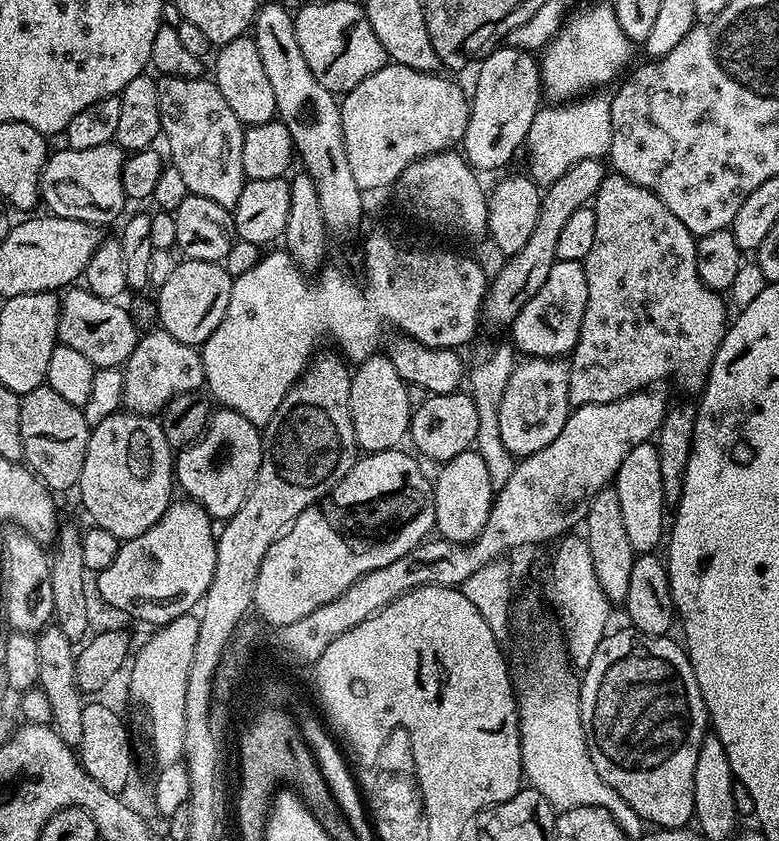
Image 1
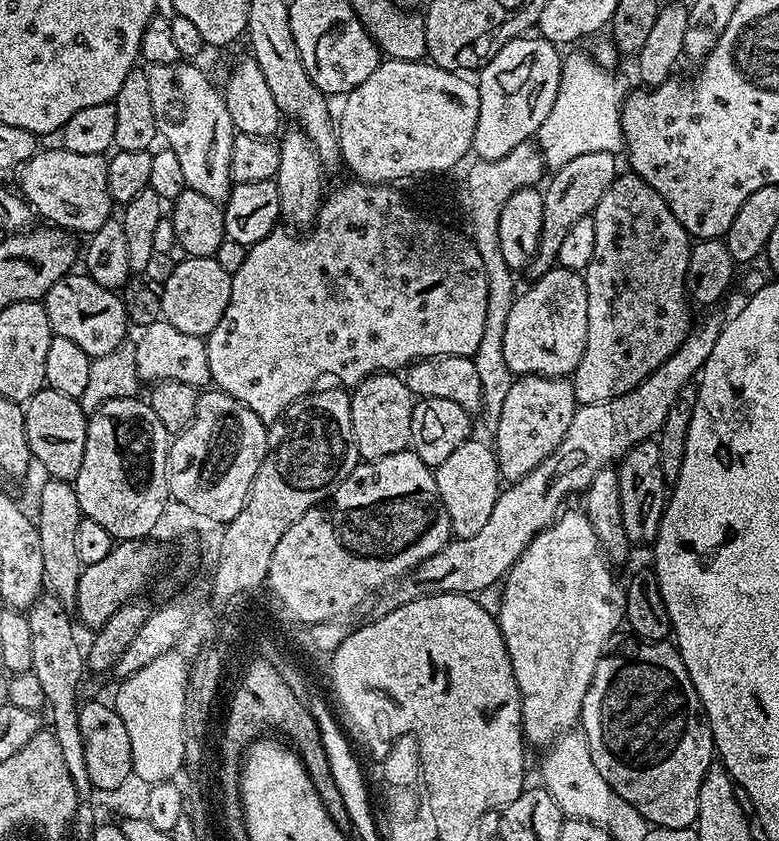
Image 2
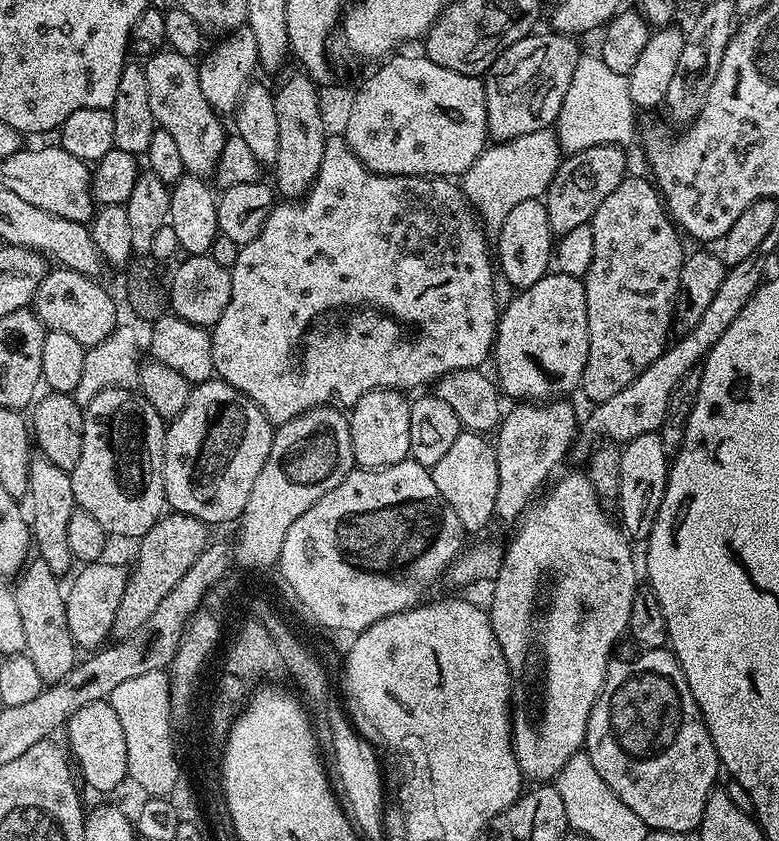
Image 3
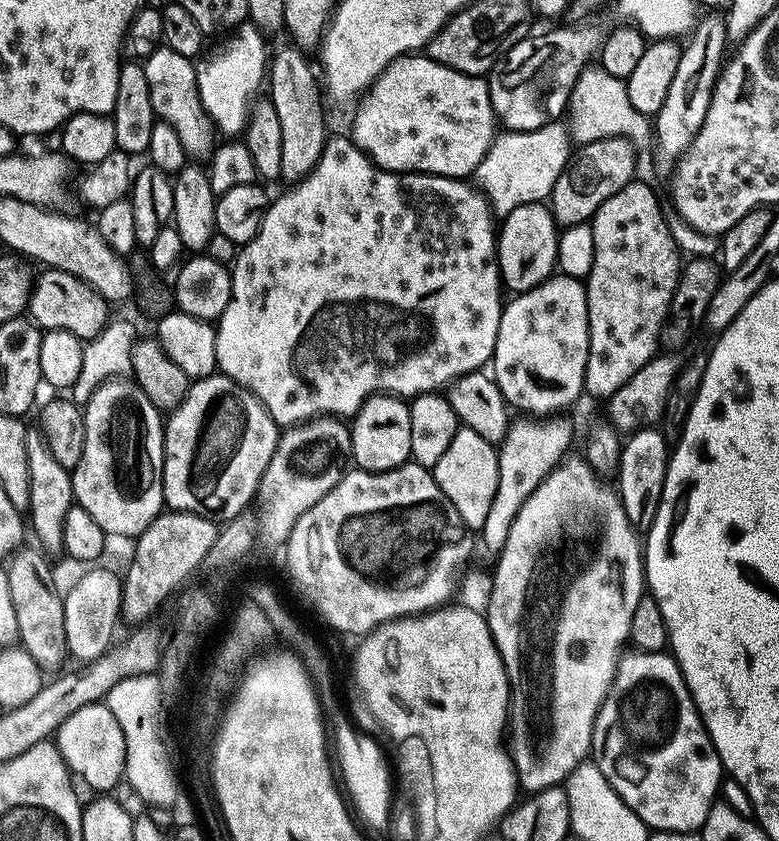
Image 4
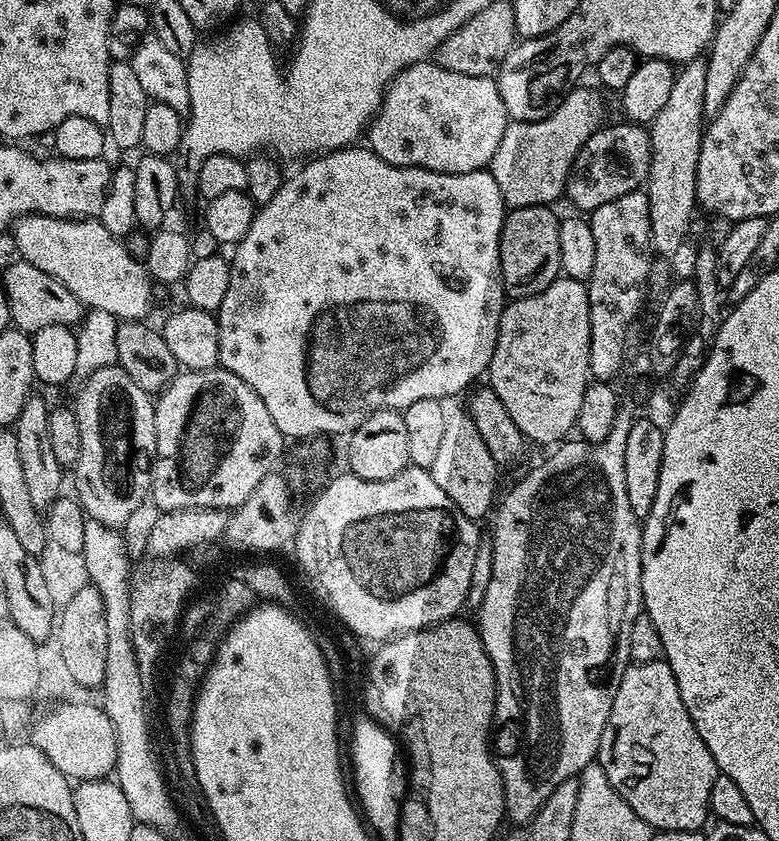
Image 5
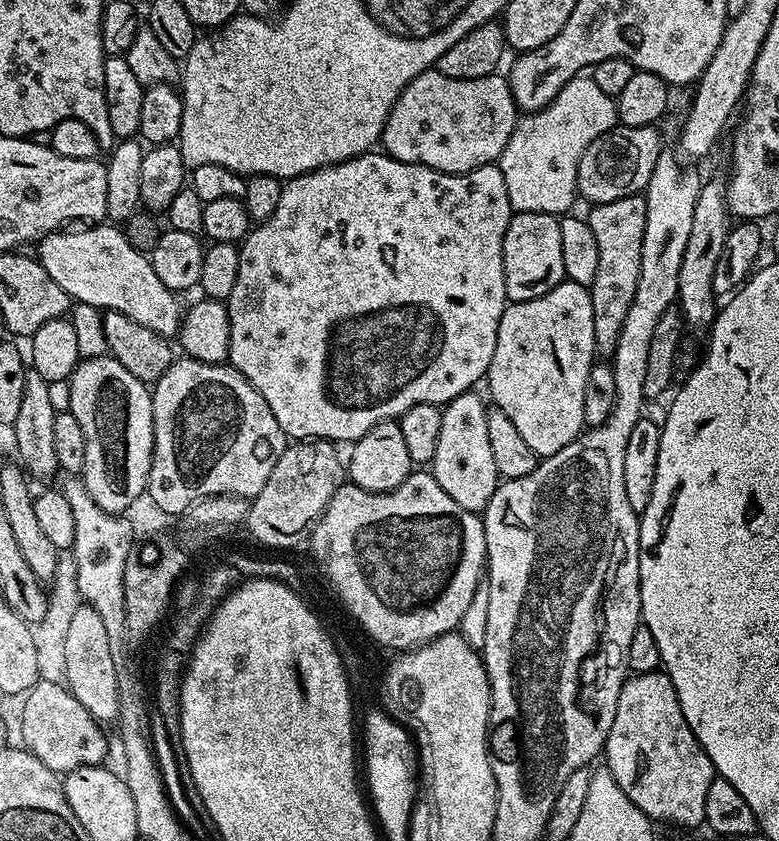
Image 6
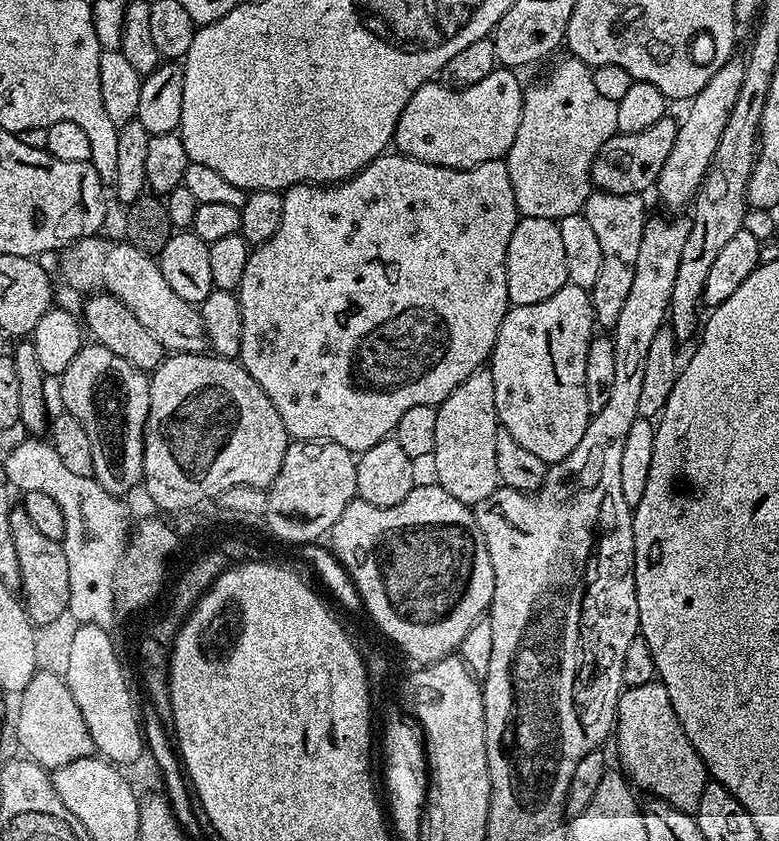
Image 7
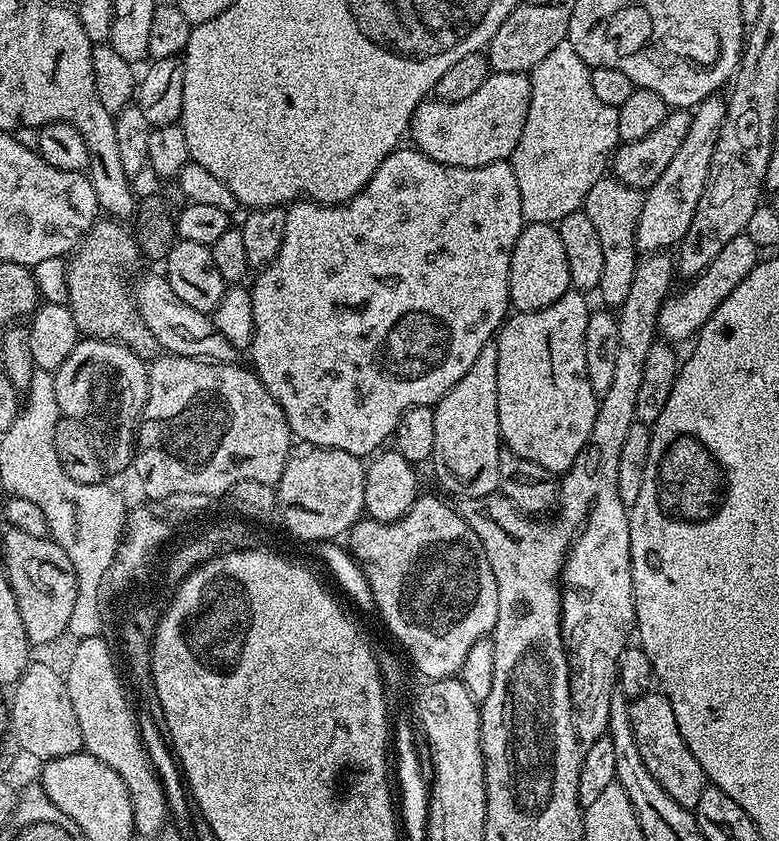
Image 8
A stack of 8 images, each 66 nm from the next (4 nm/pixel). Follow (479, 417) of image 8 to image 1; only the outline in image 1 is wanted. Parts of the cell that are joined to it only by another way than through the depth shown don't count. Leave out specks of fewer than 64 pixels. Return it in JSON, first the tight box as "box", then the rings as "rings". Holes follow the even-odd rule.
{"box":[432,450,494,544],"rings":[[[475,450],[466,451],[454,458],[445,460],[439,465],[439,468],[440,473],[434,476],[432,490],[434,514],[436,515],[435,531],[443,539],[455,544],[468,544],[478,538],[480,531],[486,526],[486,518],[490,518],[490,510],[494,499],[494,489],[490,482],[490,470],[486,468],[486,462],[482,458],[482,454],[478,454]]]}

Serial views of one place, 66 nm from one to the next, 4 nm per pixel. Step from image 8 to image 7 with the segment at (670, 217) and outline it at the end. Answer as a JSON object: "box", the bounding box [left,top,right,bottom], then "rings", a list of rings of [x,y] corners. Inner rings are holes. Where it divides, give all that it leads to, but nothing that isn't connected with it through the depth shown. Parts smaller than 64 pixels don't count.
{"box":[654,60,744,209],"rings":[[[728,60],[687,105],[688,113],[684,120],[679,121],[680,129],[674,138],[674,146],[670,149],[666,166],[662,166],[662,174],[654,185],[654,192],[660,195],[660,200],[666,207],[687,209],[695,201],[696,191],[704,183],[704,176],[714,158],[714,150],[718,150],[722,130],[726,130],[726,122],[730,122],[730,110],[734,110],[734,102],[738,102],[743,77],[744,60]]]}

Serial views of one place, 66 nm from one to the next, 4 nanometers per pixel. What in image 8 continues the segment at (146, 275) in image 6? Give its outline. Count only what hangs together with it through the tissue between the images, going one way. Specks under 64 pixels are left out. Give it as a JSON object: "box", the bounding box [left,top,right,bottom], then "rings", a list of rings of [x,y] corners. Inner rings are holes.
{"box":[134,275,238,364],"rings":[[[167,275],[144,276],[134,284],[134,299],[142,314],[142,322],[150,326],[150,334],[159,342],[165,353],[174,356],[195,356],[198,360],[210,360],[218,364],[234,364],[238,360],[238,350],[212,325],[211,315],[186,306],[174,290],[170,290]]]}

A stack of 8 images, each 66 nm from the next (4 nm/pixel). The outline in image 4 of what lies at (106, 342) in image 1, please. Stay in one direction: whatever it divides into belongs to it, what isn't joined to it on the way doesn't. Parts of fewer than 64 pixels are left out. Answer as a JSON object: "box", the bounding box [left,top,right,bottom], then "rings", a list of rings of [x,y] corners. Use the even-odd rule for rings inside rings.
{"box":[26,268,110,342],"rings":[[[50,268],[41,273],[41,276],[35,277],[28,294],[26,312],[32,323],[37,328],[50,332],[66,330],[85,342],[99,335],[110,319],[109,301],[98,295],[88,284],[83,284],[78,278],[74,278],[62,270]]]}

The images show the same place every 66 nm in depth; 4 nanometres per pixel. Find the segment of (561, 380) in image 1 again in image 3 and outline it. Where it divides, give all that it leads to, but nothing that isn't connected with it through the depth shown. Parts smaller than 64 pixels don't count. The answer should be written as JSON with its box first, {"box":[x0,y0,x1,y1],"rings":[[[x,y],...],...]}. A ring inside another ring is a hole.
{"box":[494,398,576,521],"rings":[[[553,398],[547,402],[516,402],[509,412],[507,409],[503,413],[494,436],[500,479],[496,499],[496,516],[499,519],[515,521],[529,505],[528,498],[540,483],[563,462],[576,436],[576,412],[568,402],[564,398]]]}

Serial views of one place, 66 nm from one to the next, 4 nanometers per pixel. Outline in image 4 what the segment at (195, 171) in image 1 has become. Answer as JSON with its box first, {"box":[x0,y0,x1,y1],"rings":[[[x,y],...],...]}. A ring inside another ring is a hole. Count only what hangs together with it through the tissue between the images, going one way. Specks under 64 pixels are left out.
{"box":[143,46,218,157],"rings":[[[161,46],[143,61],[143,65],[146,70],[146,82],[150,86],[150,102],[154,106],[157,117],[174,126],[174,130],[178,130],[178,138],[182,138],[182,146],[189,157],[207,157],[218,143],[218,134],[198,94],[196,64],[189,57]]]}

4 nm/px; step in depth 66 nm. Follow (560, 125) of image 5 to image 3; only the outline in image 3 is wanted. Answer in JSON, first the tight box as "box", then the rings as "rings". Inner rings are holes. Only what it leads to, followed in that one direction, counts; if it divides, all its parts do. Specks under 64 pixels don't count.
{"box":[462,130,562,233],"rings":[[[552,130],[493,143],[485,147],[478,159],[464,172],[462,177],[464,196],[468,203],[475,207],[483,227],[489,233],[499,233],[502,222],[506,222],[506,214],[510,214],[510,210],[514,210],[518,202],[543,197],[548,191],[548,183],[558,170],[561,159],[562,149],[555,131]]]}

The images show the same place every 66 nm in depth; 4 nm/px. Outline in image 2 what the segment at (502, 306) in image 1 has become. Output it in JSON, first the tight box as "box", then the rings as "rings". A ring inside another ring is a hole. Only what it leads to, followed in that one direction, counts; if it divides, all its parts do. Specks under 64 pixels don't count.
{"box":[526,151,616,277],"rings":[[[595,151],[590,154],[579,154],[561,168],[555,169],[547,181],[548,188],[543,189],[544,201],[542,202],[542,234],[540,235],[540,250],[536,253],[532,263],[528,265],[526,272],[529,277],[541,276],[543,272],[549,272],[556,264],[558,249],[562,246],[566,233],[570,226],[578,222],[580,216],[591,216],[596,211],[598,202],[602,202],[602,194],[610,190],[610,186],[616,180],[615,152]]]}

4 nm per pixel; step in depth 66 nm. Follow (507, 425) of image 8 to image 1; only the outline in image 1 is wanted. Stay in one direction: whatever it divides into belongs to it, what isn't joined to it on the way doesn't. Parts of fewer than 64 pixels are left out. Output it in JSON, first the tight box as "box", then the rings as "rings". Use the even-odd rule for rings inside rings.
{"box":[511,260,588,357],"rings":[[[557,260],[550,274],[546,274],[546,282],[542,282],[542,286],[530,297],[526,306],[522,306],[518,318],[512,321],[511,343],[517,349],[520,347],[525,357],[567,357],[576,347],[580,337],[582,318],[586,314],[587,297],[588,283],[583,263],[578,260]]]}

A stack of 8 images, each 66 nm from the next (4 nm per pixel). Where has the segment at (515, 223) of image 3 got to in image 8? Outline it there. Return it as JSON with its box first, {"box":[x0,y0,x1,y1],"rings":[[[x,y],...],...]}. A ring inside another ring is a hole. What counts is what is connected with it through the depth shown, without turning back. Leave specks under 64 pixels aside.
{"box":[508,223,572,312],"rings":[[[525,223],[518,234],[518,242],[514,242],[514,254],[510,254],[510,278],[508,279],[508,302],[516,312],[533,312],[550,306],[550,302],[558,302],[562,294],[572,288],[570,266],[566,266],[566,250],[562,247],[560,229],[556,224]]]}

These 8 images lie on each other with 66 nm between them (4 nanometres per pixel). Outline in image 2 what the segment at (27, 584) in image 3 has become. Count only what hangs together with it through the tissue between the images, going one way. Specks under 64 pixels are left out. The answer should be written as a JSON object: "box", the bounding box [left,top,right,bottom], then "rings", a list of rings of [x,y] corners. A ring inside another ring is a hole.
{"box":[26,594,94,802],"rings":[[[51,594],[41,595],[40,599],[27,611],[26,617],[32,634],[32,670],[41,683],[47,707],[51,708],[52,725],[50,731],[61,747],[66,770],[74,782],[76,797],[79,801],[88,802],[94,790],[87,773],[85,747],[82,746],[81,728],[77,724],[80,700],[77,699],[78,686],[86,670],[83,647],[79,646],[74,628],[64,609]]]}

